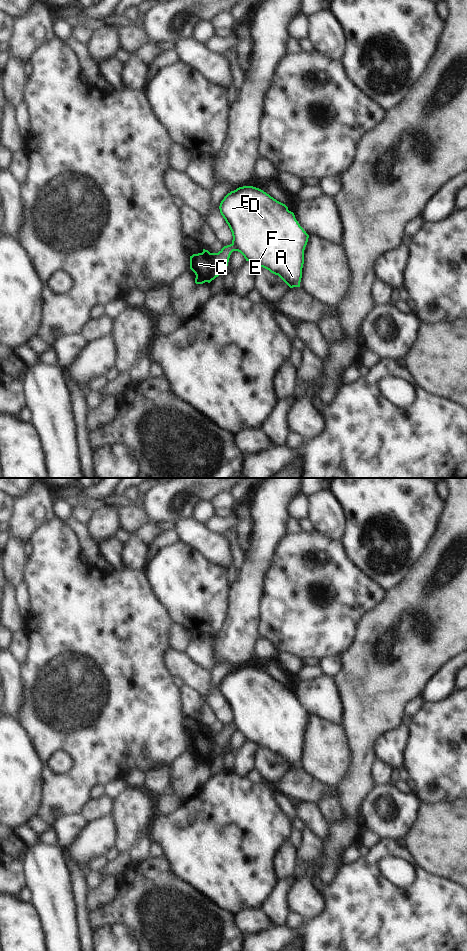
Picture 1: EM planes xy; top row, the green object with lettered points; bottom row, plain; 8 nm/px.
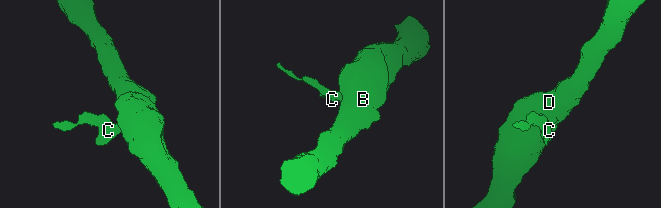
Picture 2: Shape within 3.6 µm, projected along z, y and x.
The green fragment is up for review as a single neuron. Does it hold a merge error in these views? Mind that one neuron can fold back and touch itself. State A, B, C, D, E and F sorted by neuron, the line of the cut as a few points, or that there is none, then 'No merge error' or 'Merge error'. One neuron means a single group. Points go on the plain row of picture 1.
Groups: A B D E F / C. Split along xy (232, 723), (236, 730). Merge error.

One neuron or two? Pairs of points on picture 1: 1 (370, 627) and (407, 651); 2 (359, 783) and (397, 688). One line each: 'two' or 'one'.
1: one
2: one

